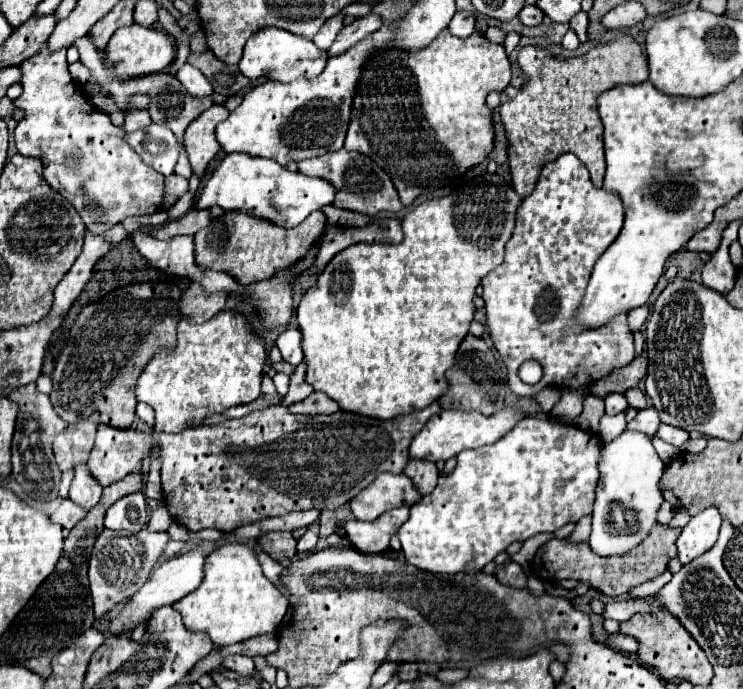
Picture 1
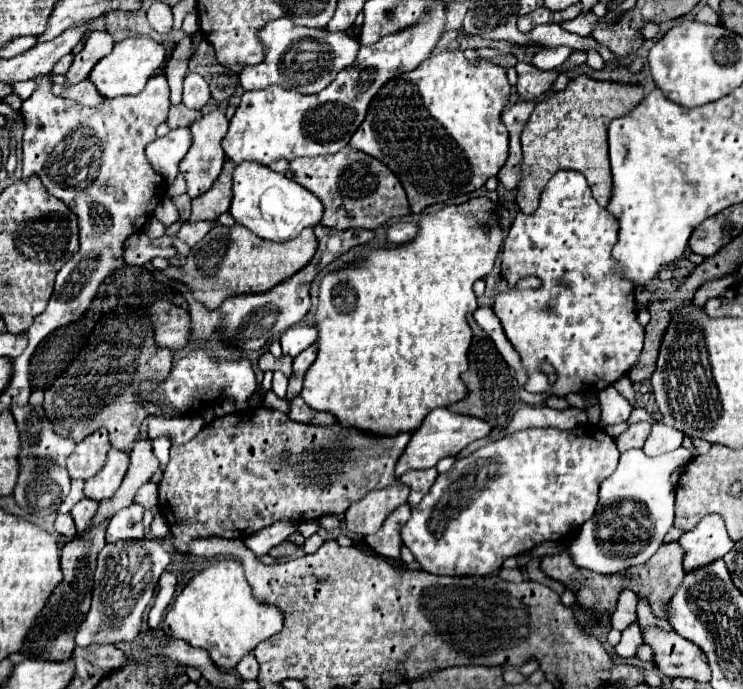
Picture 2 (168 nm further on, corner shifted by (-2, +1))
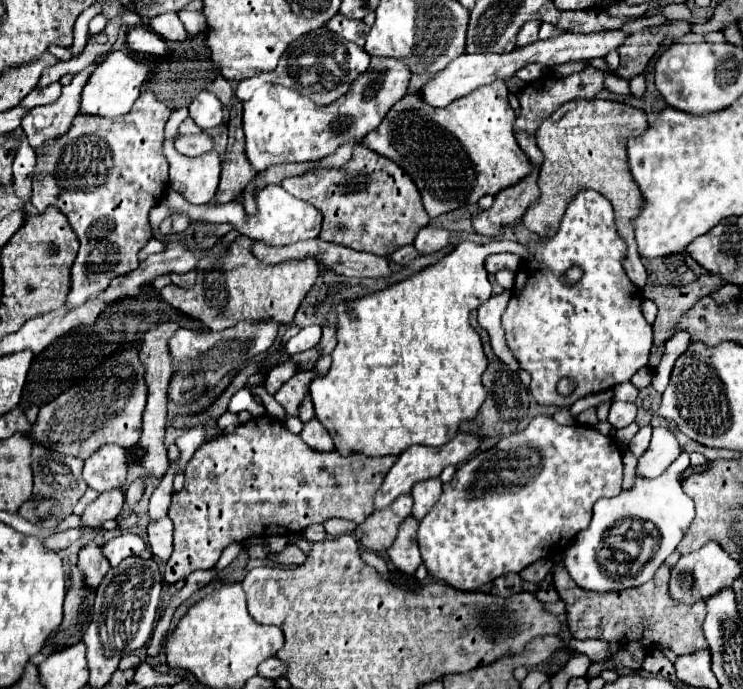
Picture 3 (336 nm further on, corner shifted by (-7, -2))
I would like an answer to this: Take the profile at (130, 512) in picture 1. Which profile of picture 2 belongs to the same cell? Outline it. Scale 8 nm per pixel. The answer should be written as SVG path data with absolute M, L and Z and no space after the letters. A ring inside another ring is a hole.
M132 504L126 510L120 510L108 524L106 542L112 544L118 540L142 540L144 538L142 514L144 514L144 508L138 504Z

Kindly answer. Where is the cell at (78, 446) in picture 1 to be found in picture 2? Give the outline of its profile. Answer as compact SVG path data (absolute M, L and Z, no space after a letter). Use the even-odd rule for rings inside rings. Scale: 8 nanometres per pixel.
M98 428L94 434L90 434L80 444L76 444L74 454L68 458L70 478L88 480L88 478L96 476L106 464L108 450L110 450L108 430Z

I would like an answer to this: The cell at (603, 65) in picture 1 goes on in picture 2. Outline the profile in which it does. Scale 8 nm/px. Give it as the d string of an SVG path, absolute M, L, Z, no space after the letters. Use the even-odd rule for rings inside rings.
M586 76L570 80L566 90L538 102L522 132L522 182L518 184L516 202L524 214L534 214L542 188L558 170L576 170L586 176L594 198L600 206L608 206L612 196L612 172L608 160L608 124L614 118L630 114L644 98L642 86L598 82Z

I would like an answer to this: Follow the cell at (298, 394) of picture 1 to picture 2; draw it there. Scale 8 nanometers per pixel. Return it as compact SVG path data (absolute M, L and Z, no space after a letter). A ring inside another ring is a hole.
M312 344L312 346L308 346L308 350L304 350L302 354L298 354L296 358L294 358L294 374L304 374L306 372L306 368L316 360L316 344Z

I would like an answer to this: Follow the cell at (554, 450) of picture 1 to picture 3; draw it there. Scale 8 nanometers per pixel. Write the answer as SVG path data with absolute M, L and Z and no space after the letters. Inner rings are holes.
M539 415L539 417L531 419L527 429L523 429L519 433L513 433L509 437L503 437L495 447L491 447L491 449L475 455L473 459L465 461L463 465L459 465L453 479L449 483L443 483L441 499L433 505L433 509L419 523L417 543L419 543L419 549L421 549L423 563L425 563L425 567L429 569L429 573L433 577L445 581L447 585L451 585L455 589L461 589L461 591L477 591L481 585L497 579L499 575L519 573L523 567L535 563L537 559L555 557L557 553L565 551L567 545L571 543L571 539L589 525L591 509L593 509L595 501L601 499L601 497L615 497L621 491L621 481L623 481L623 461L621 461L621 449L615 443L615 439L611 439L609 435L601 435L595 427L587 427L587 425L579 425L579 423L577 425L559 425L551 417Z

